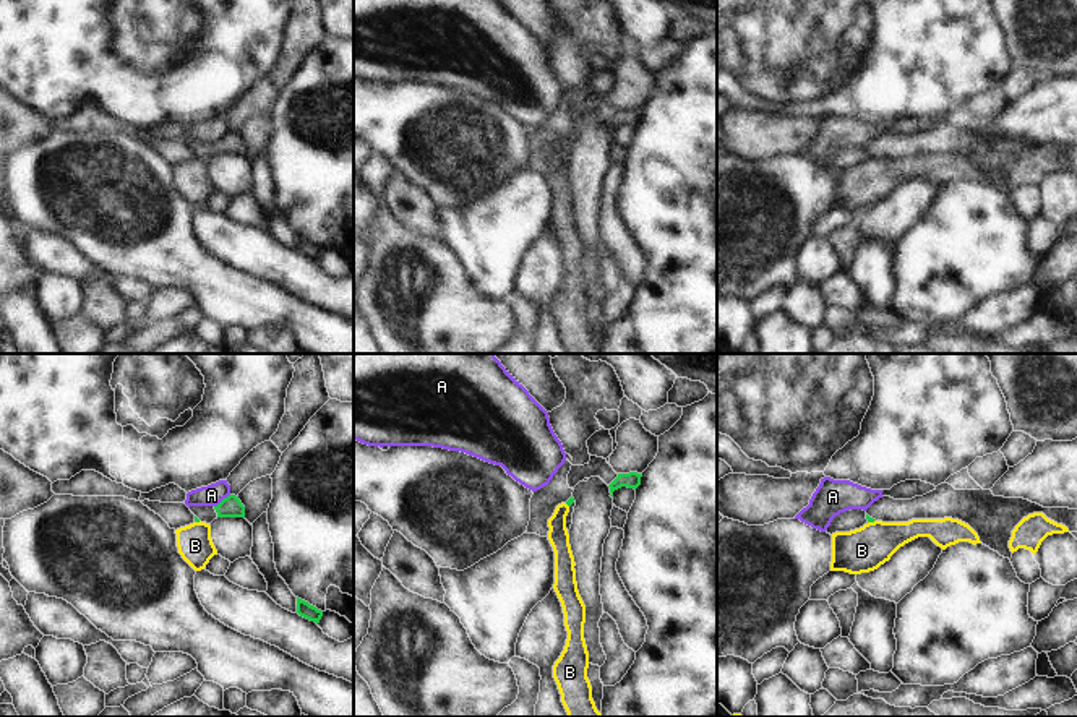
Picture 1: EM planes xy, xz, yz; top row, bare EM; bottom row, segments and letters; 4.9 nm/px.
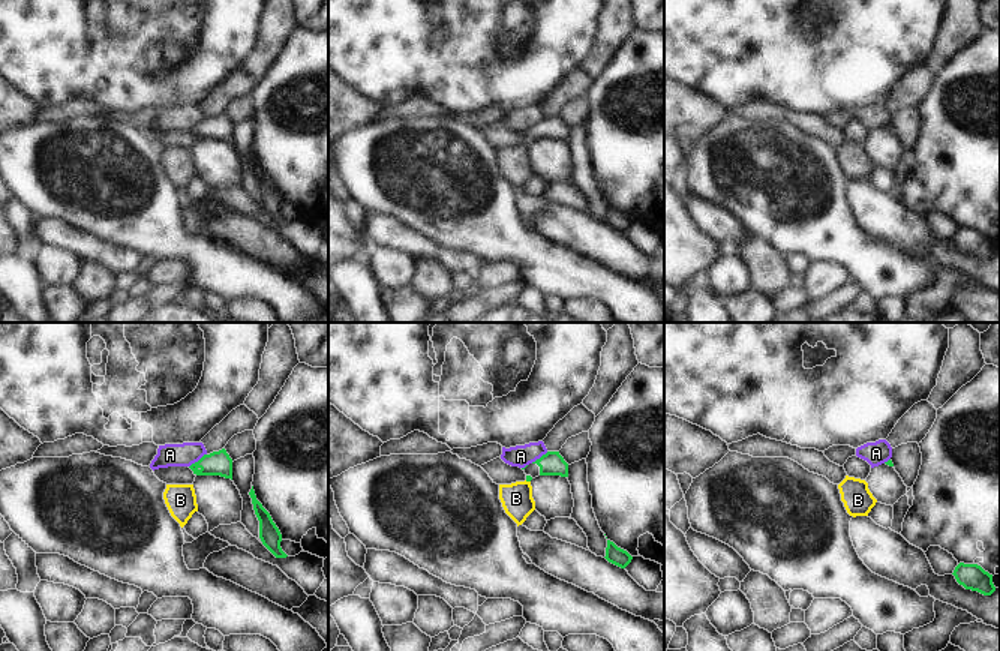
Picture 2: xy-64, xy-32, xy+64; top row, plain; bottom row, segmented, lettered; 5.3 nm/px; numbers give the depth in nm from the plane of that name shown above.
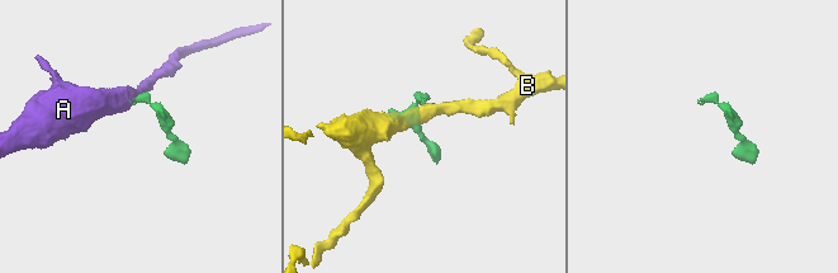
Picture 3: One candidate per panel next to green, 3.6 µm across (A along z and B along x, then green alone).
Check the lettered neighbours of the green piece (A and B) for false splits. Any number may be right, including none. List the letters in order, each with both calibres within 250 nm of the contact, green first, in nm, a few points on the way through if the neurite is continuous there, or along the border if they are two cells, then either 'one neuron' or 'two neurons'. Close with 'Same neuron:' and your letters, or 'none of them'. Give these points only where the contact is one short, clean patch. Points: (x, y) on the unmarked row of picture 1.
A: 110/110 nm | along xy (229, 130), (214, 143) | two neurons
B: 30/220 nm | along yz (875, 156), (868, 159) | two neurons
Same neuron: none of them

